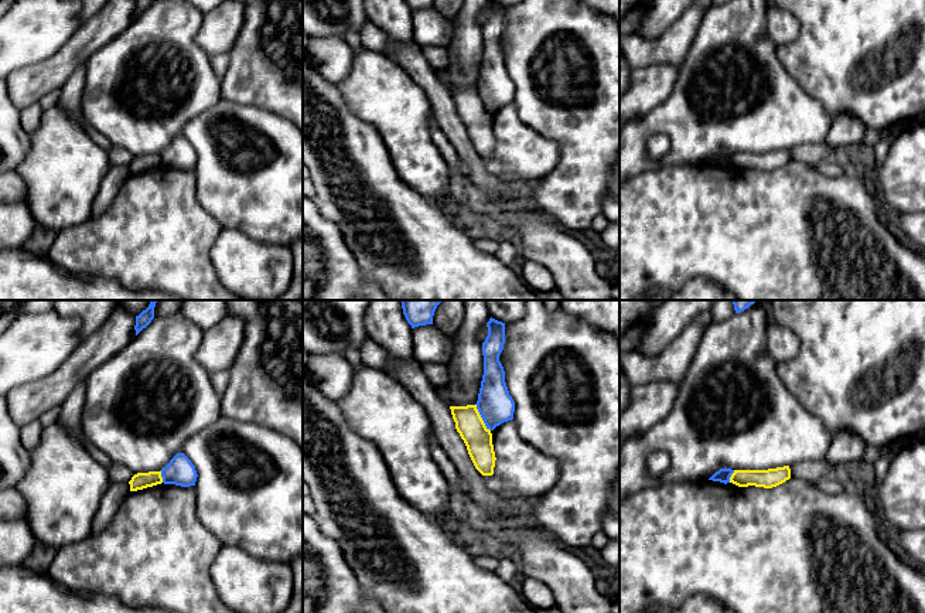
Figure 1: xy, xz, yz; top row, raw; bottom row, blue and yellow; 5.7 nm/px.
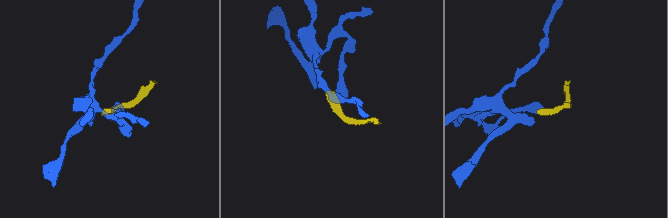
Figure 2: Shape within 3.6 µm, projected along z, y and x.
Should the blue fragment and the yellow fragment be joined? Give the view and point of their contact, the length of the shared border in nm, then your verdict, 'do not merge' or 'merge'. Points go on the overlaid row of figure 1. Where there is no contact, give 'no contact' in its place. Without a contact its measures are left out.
contact xz (481, 416); length 180 nm; do not merge

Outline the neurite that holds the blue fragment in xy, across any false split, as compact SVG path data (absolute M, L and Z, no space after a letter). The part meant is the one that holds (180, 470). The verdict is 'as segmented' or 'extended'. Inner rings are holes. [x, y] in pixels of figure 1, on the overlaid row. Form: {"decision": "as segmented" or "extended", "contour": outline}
{"decision": "as segmented", "contour": "M177 453L160 471L164 484L181 487L195 486L198 477L195 466L184 453Z"}

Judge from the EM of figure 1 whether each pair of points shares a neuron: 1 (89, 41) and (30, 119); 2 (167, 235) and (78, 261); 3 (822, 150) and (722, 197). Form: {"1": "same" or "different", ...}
{"1": "different", "2": "same", "3": "different"}

